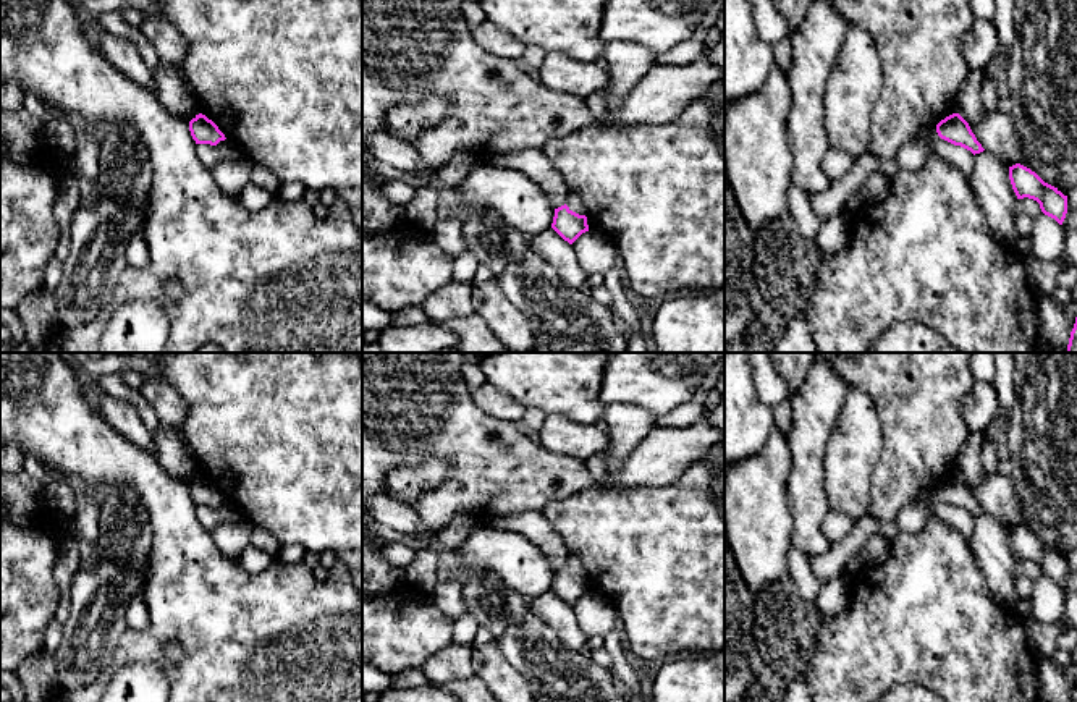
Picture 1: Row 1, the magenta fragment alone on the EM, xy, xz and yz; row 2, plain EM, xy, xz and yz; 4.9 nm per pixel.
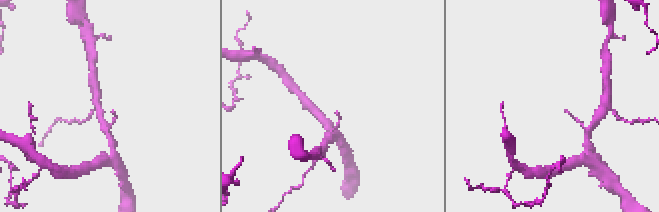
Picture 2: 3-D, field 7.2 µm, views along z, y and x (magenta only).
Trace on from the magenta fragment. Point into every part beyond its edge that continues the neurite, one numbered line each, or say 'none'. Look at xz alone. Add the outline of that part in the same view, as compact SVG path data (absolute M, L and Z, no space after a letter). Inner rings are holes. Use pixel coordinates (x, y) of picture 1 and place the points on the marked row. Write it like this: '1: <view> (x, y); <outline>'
1: xz (573, 201); M569 191L568 199L566 199L566 205L569 207L569 210L572 210L576 214L585 215L584 204L574 191Z

